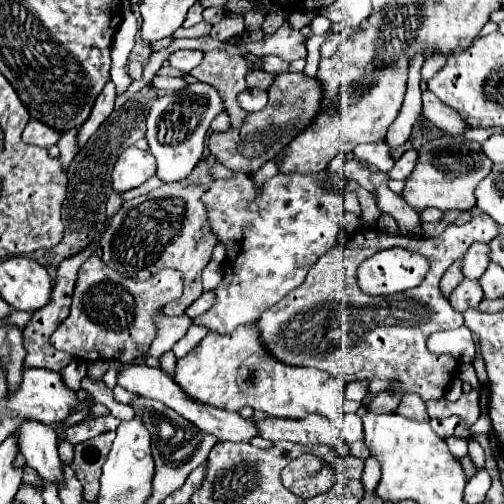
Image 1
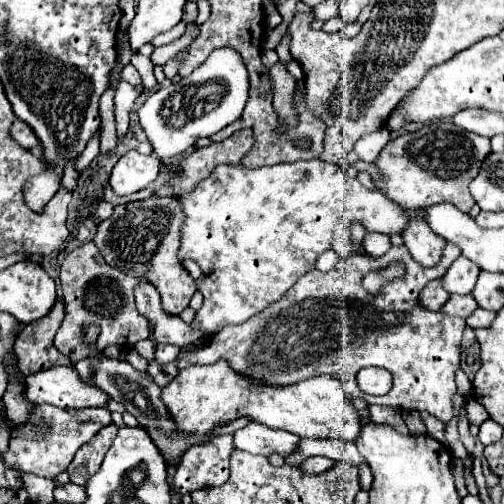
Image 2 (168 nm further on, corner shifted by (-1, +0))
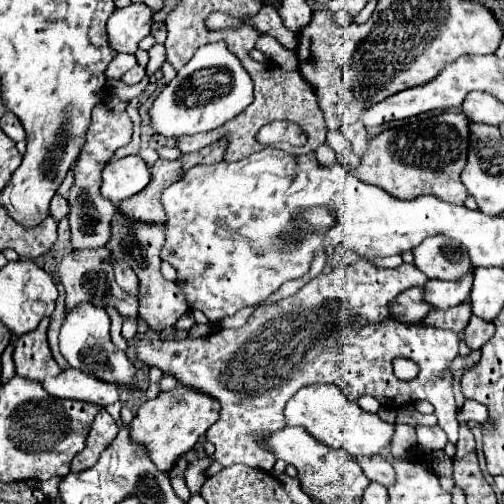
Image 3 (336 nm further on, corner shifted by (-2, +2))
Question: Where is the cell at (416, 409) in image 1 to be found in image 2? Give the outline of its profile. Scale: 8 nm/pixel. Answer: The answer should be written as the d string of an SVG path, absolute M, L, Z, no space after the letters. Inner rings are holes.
M409 412L409 414L405 414L405 424L407 424L407 428L409 428L411 432L421 432L421 434L425 434L425 424L421 422L419 412Z

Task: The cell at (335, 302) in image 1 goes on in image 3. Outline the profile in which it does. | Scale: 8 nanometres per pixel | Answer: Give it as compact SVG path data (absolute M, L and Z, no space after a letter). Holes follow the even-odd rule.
M360 258L346 268L336 268L328 274L318 274L290 298L284 298L270 306L258 306L242 328L224 328L214 332L214 336L204 336L198 340L184 338L176 342L142 338L138 340L136 358L148 366L158 366L162 372L174 374L178 382L190 388L204 390L222 404L220 420L206 432L206 438L216 446L216 452L210 458L224 468L234 464L248 464L270 472L274 468L276 458L256 444L256 434L270 434L274 430L284 428L284 404L292 394L296 394L302 386L308 384L336 384L348 400L372 396L384 408L402 408L410 402L428 400L434 406L434 414L438 416L438 426L448 434L448 440L456 444L458 408L452 392L454 376L450 364L458 356L458 336L454 334L454 330L448 328L426 326L422 322L406 324L390 314L390 302L400 292L412 286L424 286L428 280L430 278L426 278L426 274L422 274L414 264L400 264L398 268L380 270L374 268L368 260ZM396 356L410 358L420 366L420 372L414 380L404 382L394 376L390 366Z

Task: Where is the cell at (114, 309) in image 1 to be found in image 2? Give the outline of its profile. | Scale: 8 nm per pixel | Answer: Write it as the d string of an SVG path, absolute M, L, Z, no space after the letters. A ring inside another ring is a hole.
M87 242L65 256L59 268L59 278L61 278L63 298L65 298L65 318L55 334L55 346L73 364L83 360L89 352L81 340L85 324L101 326L97 348L107 348L111 344L133 348L135 342L151 336L149 322L137 312L133 300L133 288L137 284L137 278L131 278L121 270L109 266L93 242Z

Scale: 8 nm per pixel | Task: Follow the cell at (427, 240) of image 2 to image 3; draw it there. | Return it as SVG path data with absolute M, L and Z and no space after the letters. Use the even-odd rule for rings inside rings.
M440 234L440 238L432 236L422 240L414 250L414 266L418 270L422 270L428 278L438 278L438 280L450 280L450 278L460 278L466 270L472 270L470 266L470 258L466 254L464 246L458 246L458 242L454 242L452 238L446 238Z

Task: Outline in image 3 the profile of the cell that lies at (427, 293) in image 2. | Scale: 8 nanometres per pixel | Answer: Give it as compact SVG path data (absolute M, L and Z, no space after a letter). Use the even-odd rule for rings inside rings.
M412 288L398 294L398 298L394 298L394 304L390 304L390 310L402 322L422 322L432 306L424 300L422 288Z

